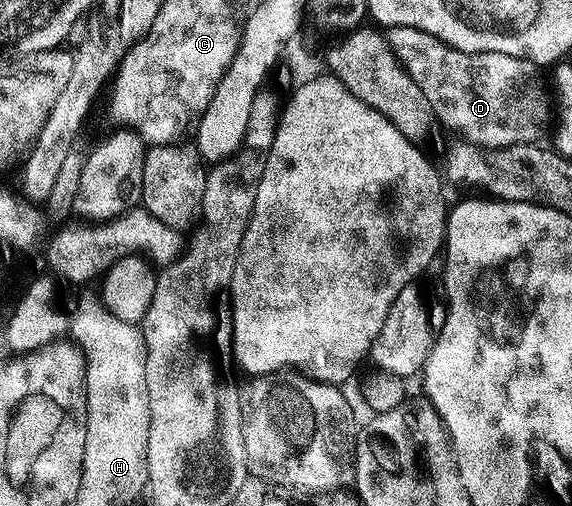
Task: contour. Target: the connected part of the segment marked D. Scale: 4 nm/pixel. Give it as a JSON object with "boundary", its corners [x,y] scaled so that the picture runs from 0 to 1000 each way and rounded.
{"boundary":[[[684,51],[675,75],[701,134],[731,168],[752,204],[762,237],[778,257],[792,255],[799,273],[843,294],[883,294],[888,287],[928,287],[942,281],[958,239],[958,184],[944,154],[946,130],[899,109],[876,105],[816,105],[773,85],[759,69],[724,53]]]}

